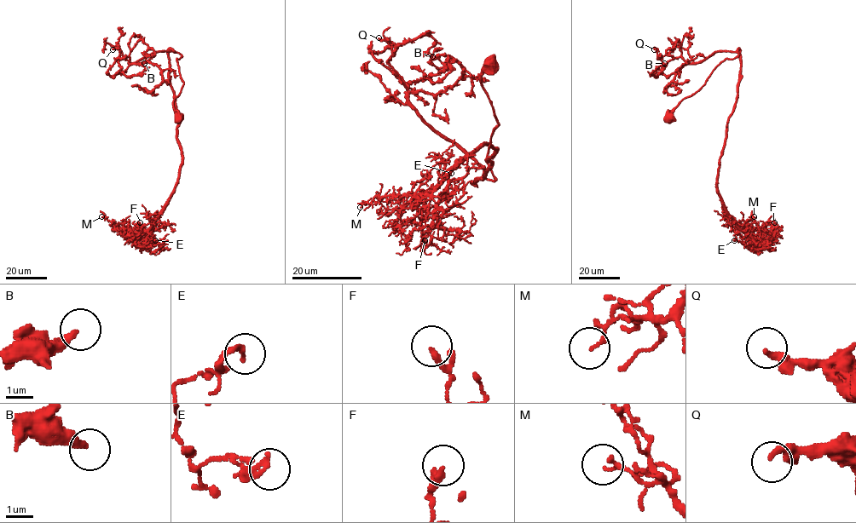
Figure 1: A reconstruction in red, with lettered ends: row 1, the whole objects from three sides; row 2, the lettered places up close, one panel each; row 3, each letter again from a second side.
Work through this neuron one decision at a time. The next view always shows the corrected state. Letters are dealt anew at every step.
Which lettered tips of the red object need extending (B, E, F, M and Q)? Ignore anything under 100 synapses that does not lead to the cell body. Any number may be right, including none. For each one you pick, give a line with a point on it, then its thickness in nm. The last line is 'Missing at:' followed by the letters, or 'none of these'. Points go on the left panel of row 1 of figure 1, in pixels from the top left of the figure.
Missing at: none of these

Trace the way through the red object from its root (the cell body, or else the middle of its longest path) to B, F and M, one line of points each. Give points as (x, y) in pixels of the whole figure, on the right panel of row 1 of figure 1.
B: (670, 117), (720, 63), (738, 53), (716, 51), (691, 63), (674, 57), (654, 76), (664, 63)
F: (670, 117), (739, 48), (737, 98), (727, 123), (717, 190), (736, 225), (758, 244), (772, 237), (774, 222)
M: (670, 117), (739, 48), (737, 98), (727, 123), (717, 190), (725, 211), (746, 237), (748, 222), (754, 216)

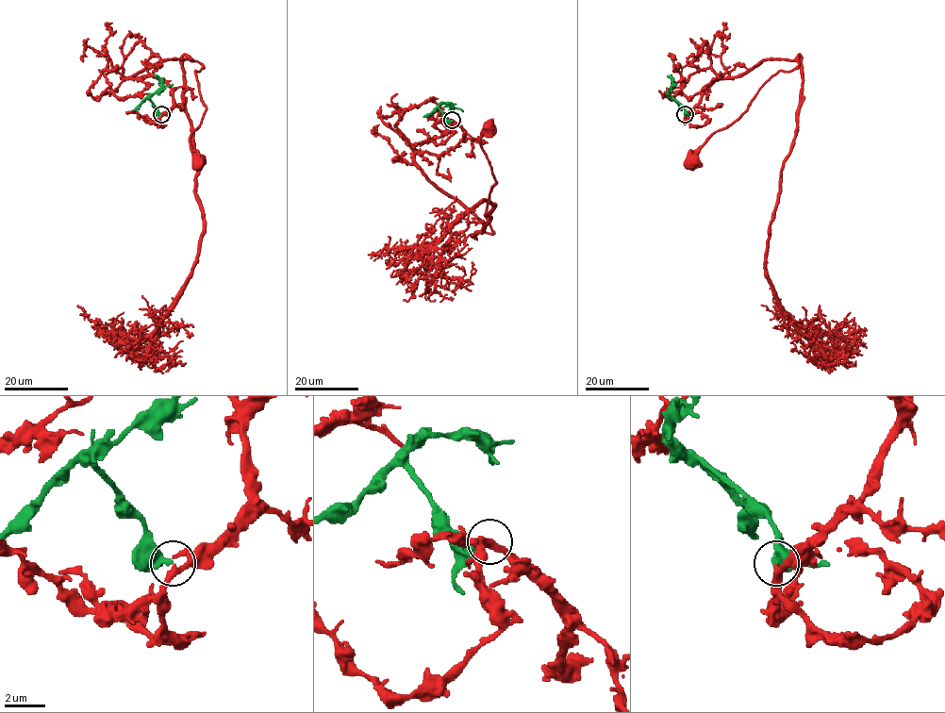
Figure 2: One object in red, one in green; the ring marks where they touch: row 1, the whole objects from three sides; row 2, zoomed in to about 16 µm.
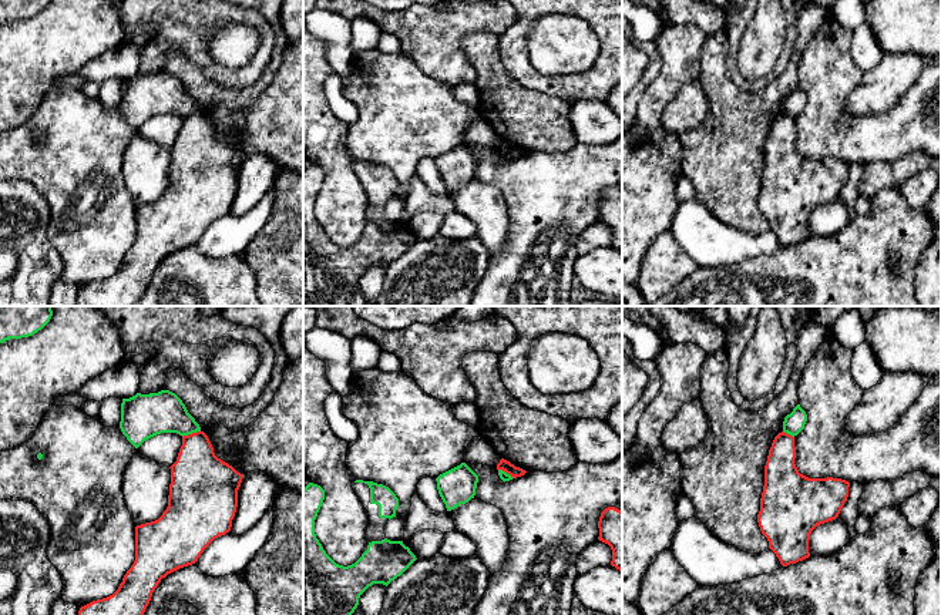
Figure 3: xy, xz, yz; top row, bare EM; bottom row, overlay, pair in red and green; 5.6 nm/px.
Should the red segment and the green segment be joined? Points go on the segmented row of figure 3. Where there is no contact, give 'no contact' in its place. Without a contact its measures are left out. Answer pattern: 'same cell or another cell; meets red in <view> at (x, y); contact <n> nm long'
another cell; meets red in xy at (191, 434); contact 110 nm long

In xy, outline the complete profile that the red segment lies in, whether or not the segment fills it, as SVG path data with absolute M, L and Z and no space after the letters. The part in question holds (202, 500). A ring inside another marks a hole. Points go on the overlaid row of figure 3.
M204 431L184 436L177 461L169 468L168 507L158 520L135 527L135 561L118 589L81 606L78 615L144 615L162 578L195 564L215 538L231 531L243 474L215 456L208 436Z

